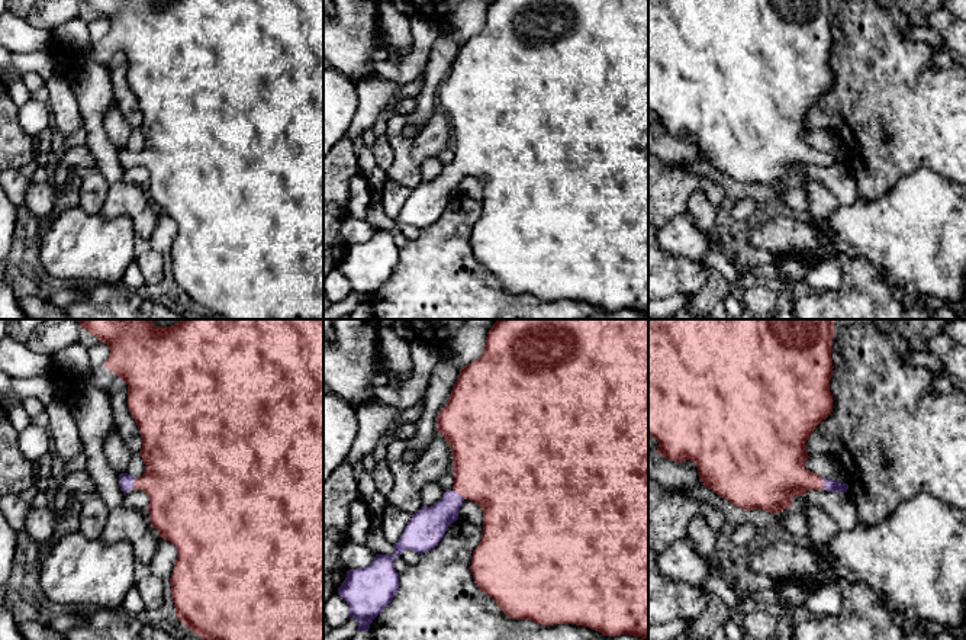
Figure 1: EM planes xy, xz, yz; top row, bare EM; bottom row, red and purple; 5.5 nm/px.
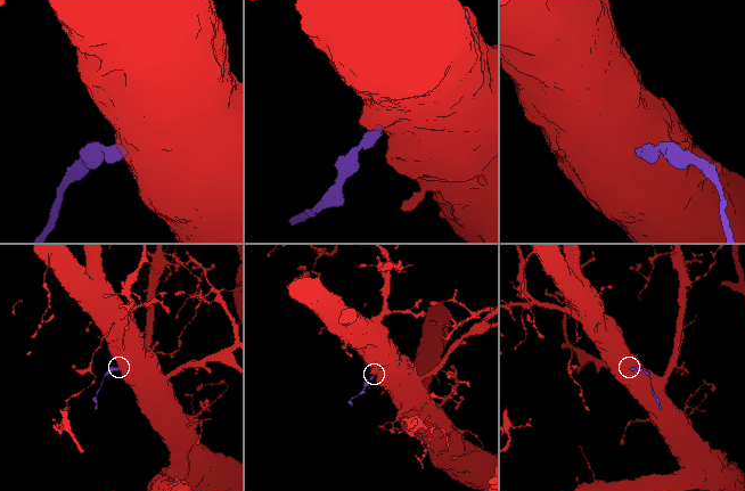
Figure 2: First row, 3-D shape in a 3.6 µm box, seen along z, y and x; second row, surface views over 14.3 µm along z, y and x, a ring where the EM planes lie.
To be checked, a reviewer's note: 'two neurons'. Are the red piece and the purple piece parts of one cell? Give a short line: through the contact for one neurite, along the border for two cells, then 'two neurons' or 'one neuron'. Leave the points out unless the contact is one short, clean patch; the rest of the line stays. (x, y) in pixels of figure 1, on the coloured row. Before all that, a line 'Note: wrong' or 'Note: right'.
Note: wrong
line xz (493, 465), (459, 494), (428, 526); one neuron

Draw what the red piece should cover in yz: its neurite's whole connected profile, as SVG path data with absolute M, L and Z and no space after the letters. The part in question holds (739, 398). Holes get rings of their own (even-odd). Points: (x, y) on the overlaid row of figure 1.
M648 319L648 435L657 440L660 456L682 463L690 460L698 467L699 482L721 498L750 511L763 509L776 514L792 506L795 495L804 496L809 489L844 493L847 483L821 477L805 469L809 457L805 443L815 427L833 412L830 380L833 374L831 341L834 319Z

